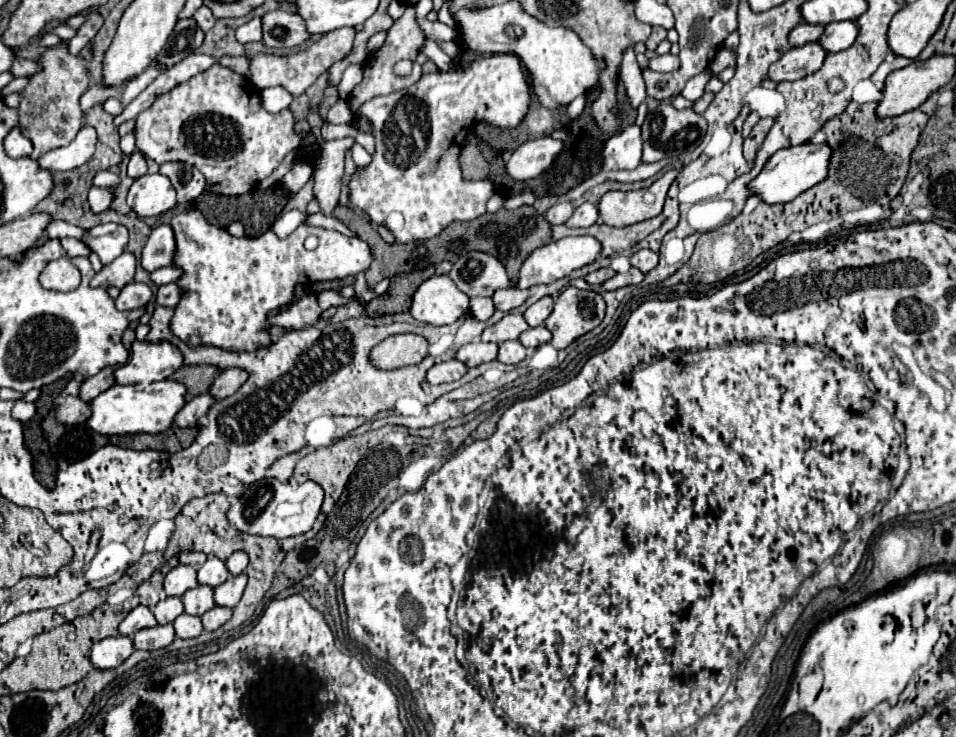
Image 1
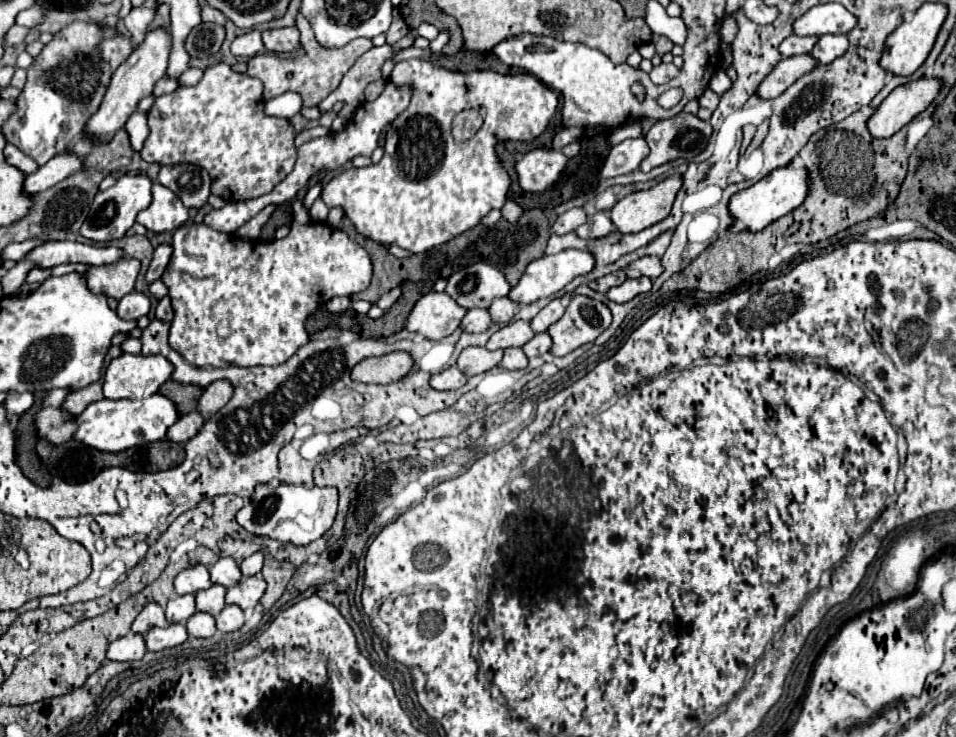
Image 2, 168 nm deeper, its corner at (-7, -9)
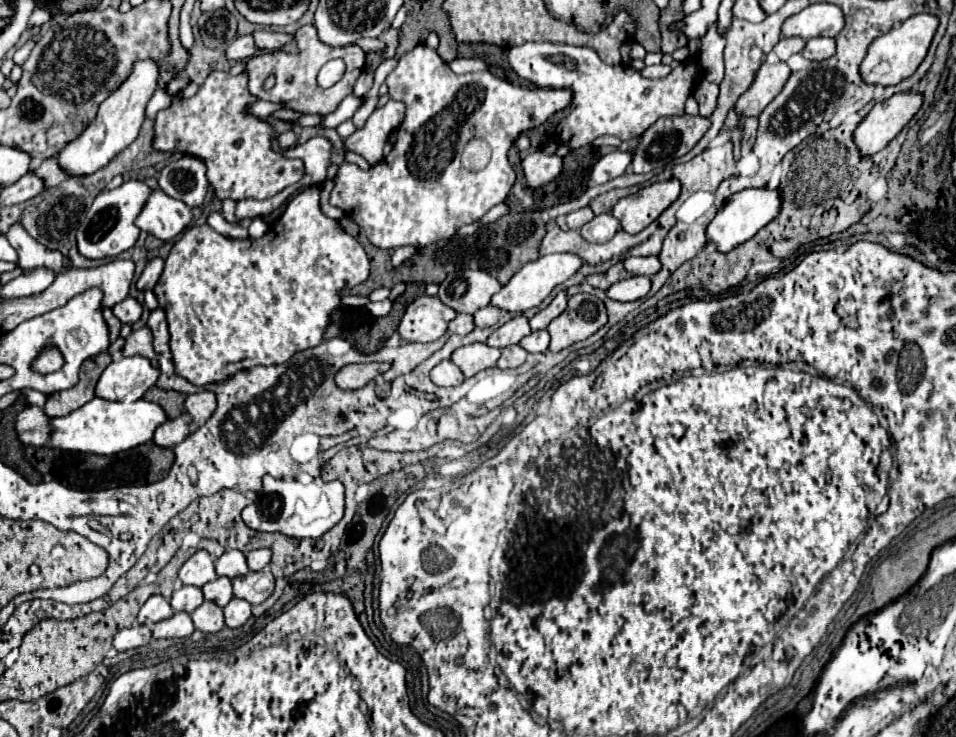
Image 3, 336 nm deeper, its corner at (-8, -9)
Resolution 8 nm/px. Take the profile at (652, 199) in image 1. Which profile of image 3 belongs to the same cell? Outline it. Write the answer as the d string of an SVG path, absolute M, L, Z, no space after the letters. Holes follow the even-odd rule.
M678 179L658 181L640 189L634 195L620 199L612 209L612 215L620 221L626 233L640 233L652 221L656 221L678 199L678 195L680 195Z

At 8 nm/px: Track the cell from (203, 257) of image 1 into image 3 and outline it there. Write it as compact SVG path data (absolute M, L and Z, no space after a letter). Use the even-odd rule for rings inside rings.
M308 187L308 189L302 189L300 193L296 193L290 199L290 203L286 205L286 211L282 213L282 217L278 219L280 221L280 231L276 231L276 227L272 227L262 239L252 239L252 237L248 237L248 239L230 239L230 237L224 237L218 231L214 231L210 225L194 225L188 231L184 231L182 237L172 245L170 255L166 257L162 277L154 287L154 293L156 293L158 301L160 301L160 307L166 311L166 317L168 317L170 351L172 351L172 359L174 359L174 365L176 365L176 373L180 377L184 377L190 383L202 387L204 383L214 383L214 381L226 379L234 371L234 367L238 363L246 365L244 361L248 361L248 367L254 367L254 365L280 365L280 363L286 363L294 353L316 347L322 341L322 335L324 335L324 329L328 325L330 313L336 309L336 297L342 291L346 291L350 287L356 287L356 285L360 285L360 283L364 283L368 279L370 261L368 261L368 255L362 249L362 245L352 235L348 235L338 225L338 221L332 221L332 219L324 217L324 213L320 213L318 199L320 199L320 189L318 187Z

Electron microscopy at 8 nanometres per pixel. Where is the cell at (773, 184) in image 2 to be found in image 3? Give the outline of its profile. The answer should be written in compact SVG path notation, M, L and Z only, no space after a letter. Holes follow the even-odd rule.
M744 189L740 193L730 195L730 199L724 203L722 209L718 209L716 217L708 225L708 243L716 243L718 251L730 251L736 245L748 241L754 237L764 225L768 225L772 219L778 217L782 205L782 191L780 189Z

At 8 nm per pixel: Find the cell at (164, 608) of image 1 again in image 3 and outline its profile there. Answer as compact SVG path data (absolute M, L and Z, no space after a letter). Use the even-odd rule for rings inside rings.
M182 587L182 589L176 589L172 599L170 599L170 605L174 611L186 611L186 613L192 613L198 605L202 605L204 597L202 597L202 589L200 587Z

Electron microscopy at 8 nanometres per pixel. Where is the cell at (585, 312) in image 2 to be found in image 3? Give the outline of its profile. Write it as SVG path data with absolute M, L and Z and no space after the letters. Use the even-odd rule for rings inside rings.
M574 295L568 299L566 311L548 325L552 337L550 351L558 353L576 341L584 341L594 335L608 321L606 307L596 295Z

